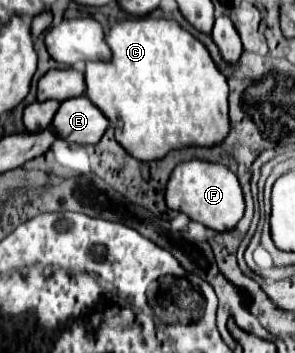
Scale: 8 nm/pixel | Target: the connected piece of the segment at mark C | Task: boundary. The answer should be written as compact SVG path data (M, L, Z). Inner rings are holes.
M132 17L118 21L108 33L106 43L112 49L112 63L86 63L86 89L88 99L108 115L116 141L130 151L134 159L152 161L162 159L168 151L180 147L214 147L220 145L230 129L228 119L228 83L214 65L208 49L184 31L172 19Z

